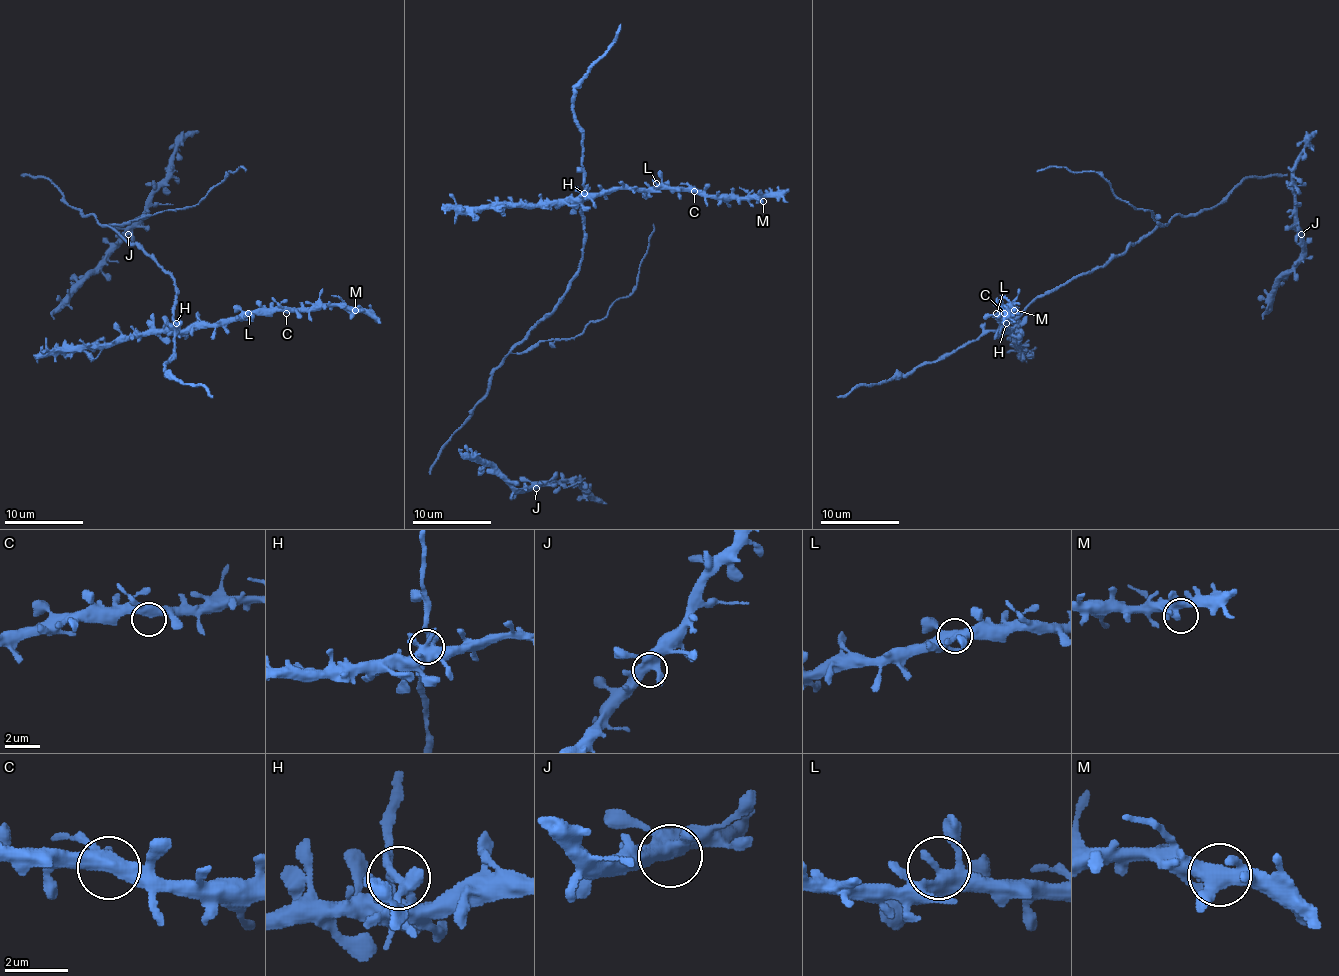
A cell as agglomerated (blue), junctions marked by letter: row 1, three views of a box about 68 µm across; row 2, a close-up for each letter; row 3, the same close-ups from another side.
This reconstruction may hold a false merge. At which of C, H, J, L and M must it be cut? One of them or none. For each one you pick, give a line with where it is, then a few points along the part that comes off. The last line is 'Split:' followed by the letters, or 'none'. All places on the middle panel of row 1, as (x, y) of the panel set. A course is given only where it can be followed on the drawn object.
H: Place: (584, 193). Course of the part to remove: (583, 193), (583, 257), (577, 274), (514, 354), (546, 340), (575, 338), (633, 290), (653, 223)
Split: H

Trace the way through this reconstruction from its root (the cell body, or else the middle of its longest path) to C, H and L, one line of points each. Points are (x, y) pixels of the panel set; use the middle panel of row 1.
C: (550, 312), (579, 266), (583, 251), (581, 201), (585, 197), (597, 197), (617, 189), (694, 191)
H: (550, 312), (579, 266), (583, 251), (583, 193)
L: (550, 312), (579, 266), (583, 251), (581, 201), (585, 197), (597, 197), (617, 189), (649, 189), (656, 183)

